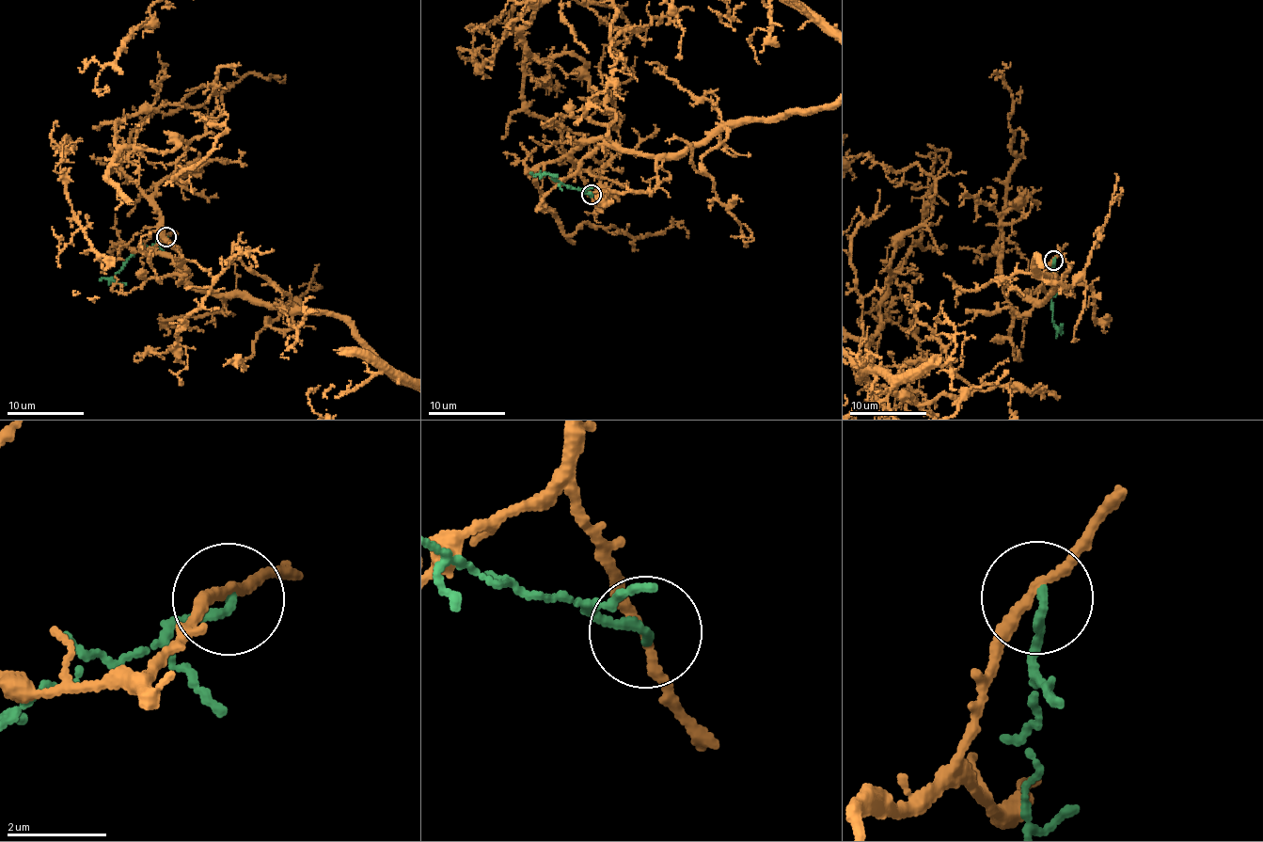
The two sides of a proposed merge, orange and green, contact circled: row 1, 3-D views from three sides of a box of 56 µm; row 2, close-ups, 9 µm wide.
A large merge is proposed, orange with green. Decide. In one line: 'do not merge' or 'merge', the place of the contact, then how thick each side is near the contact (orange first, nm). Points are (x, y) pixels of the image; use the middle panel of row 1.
do not merge; at (591, 194); 200 nm thick on the orange side, 180 nm on the other

